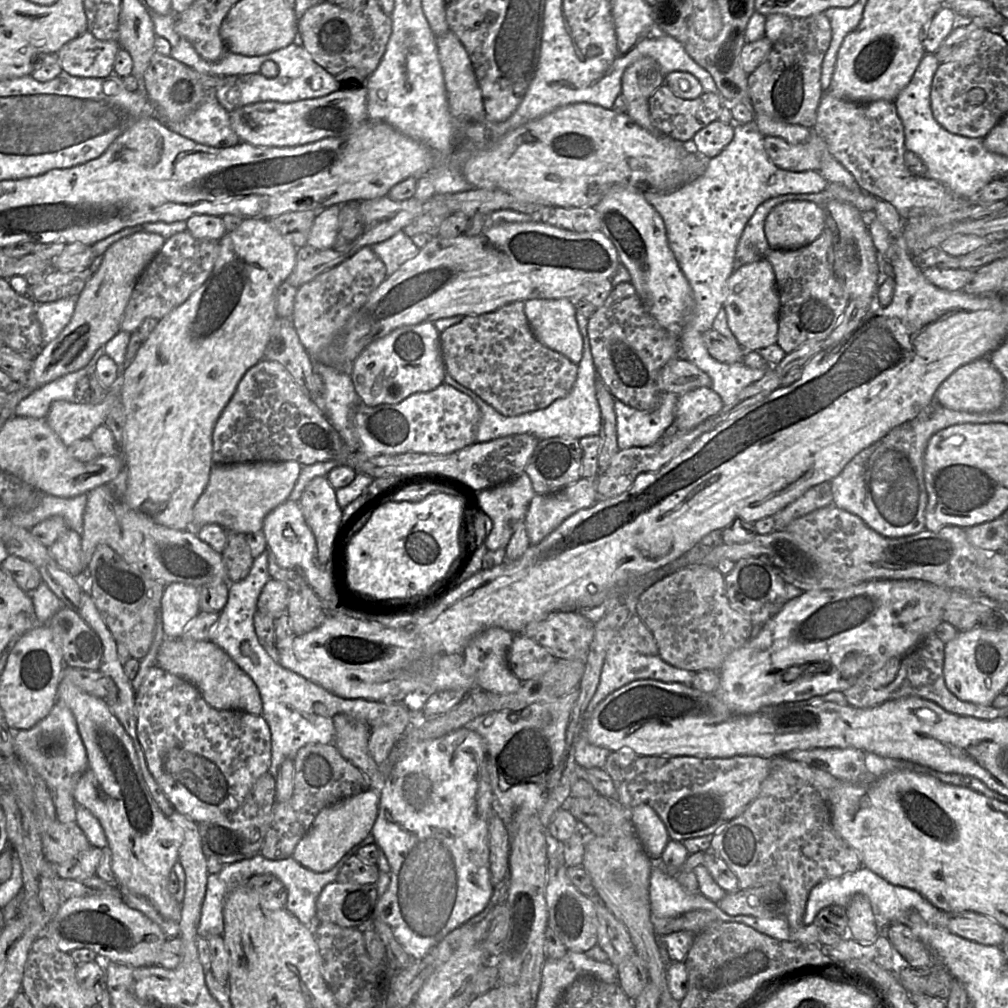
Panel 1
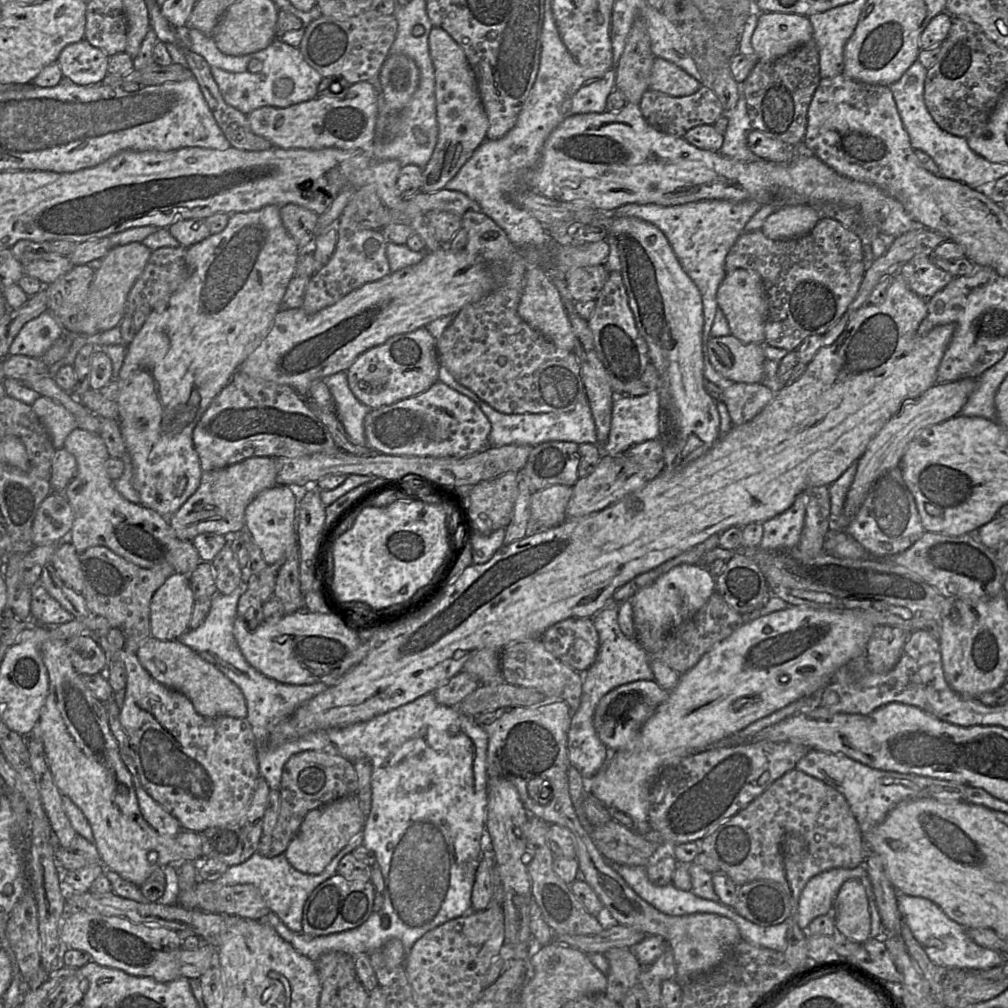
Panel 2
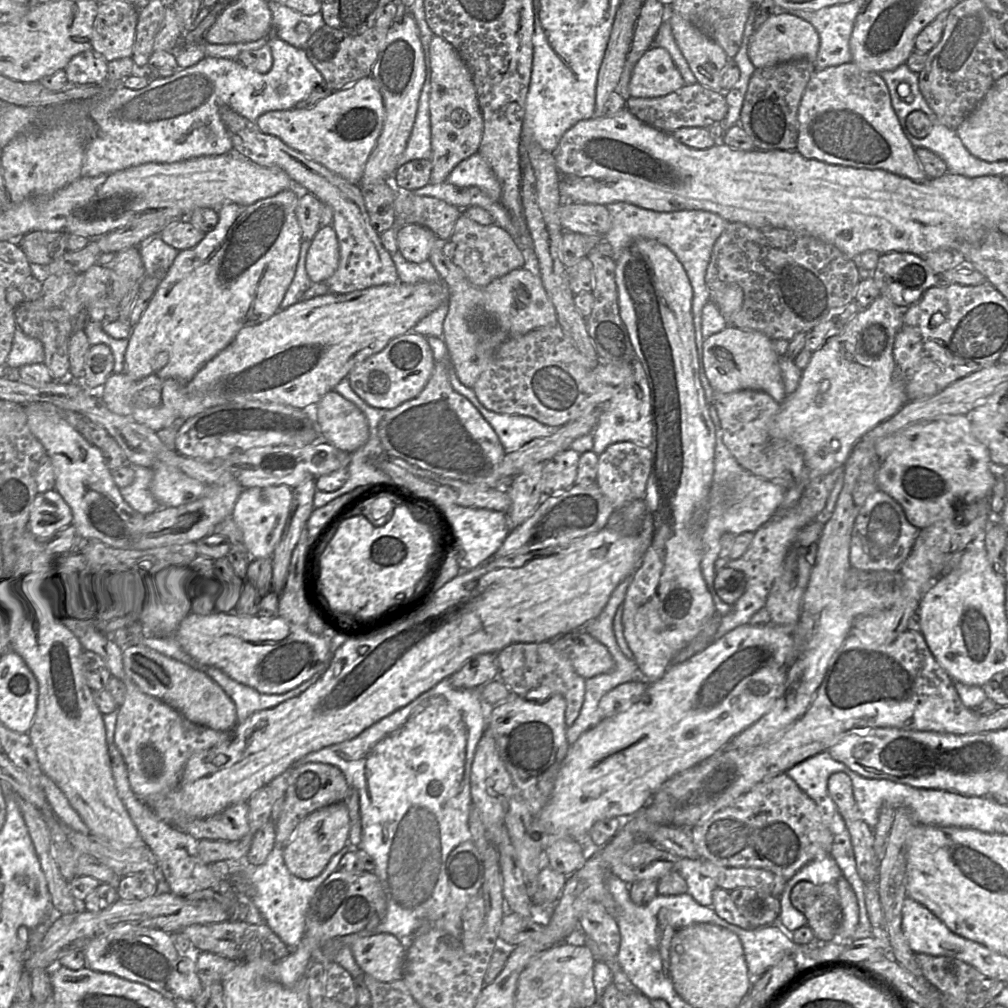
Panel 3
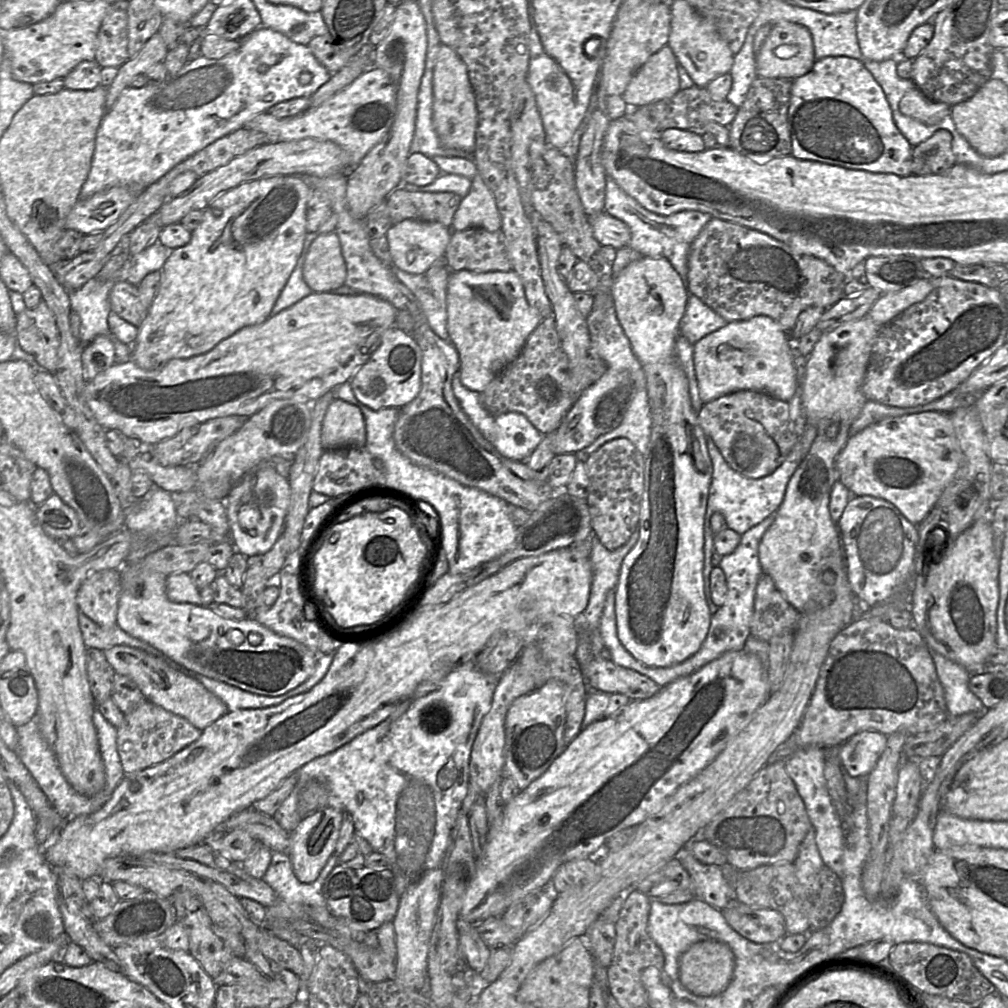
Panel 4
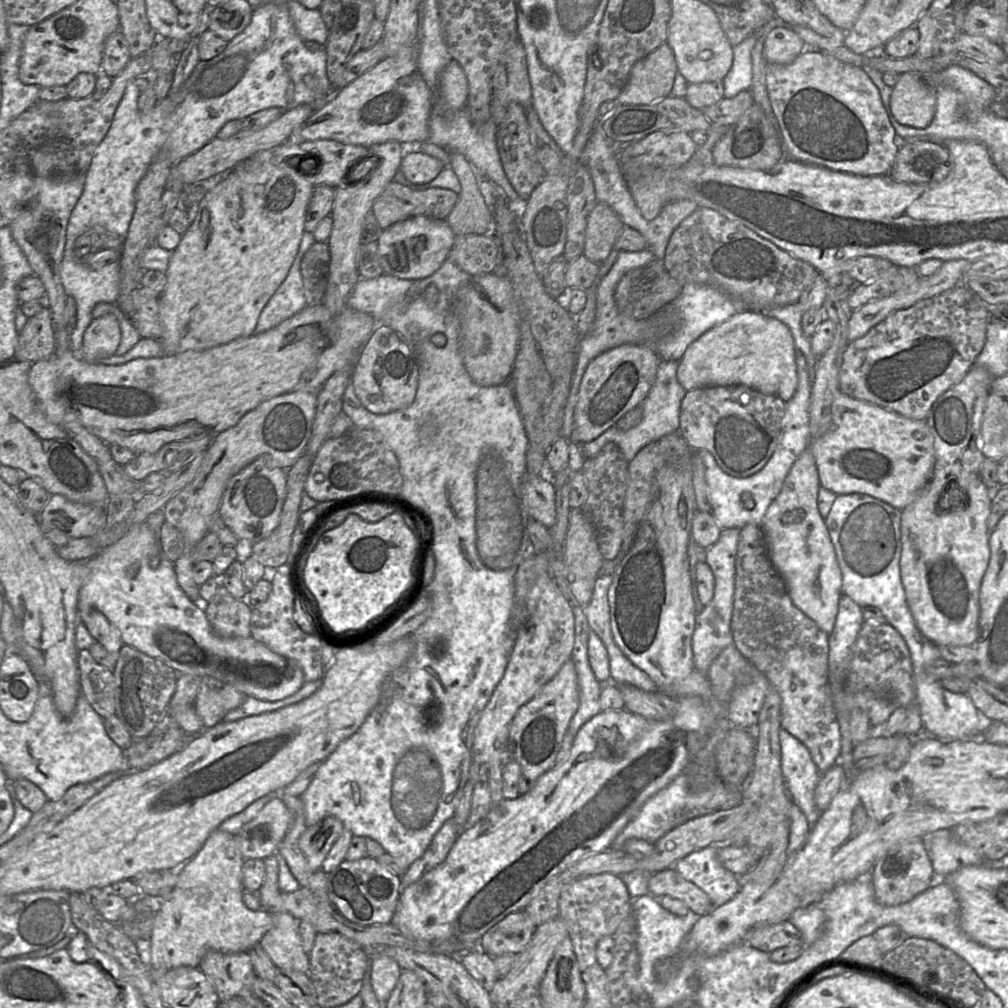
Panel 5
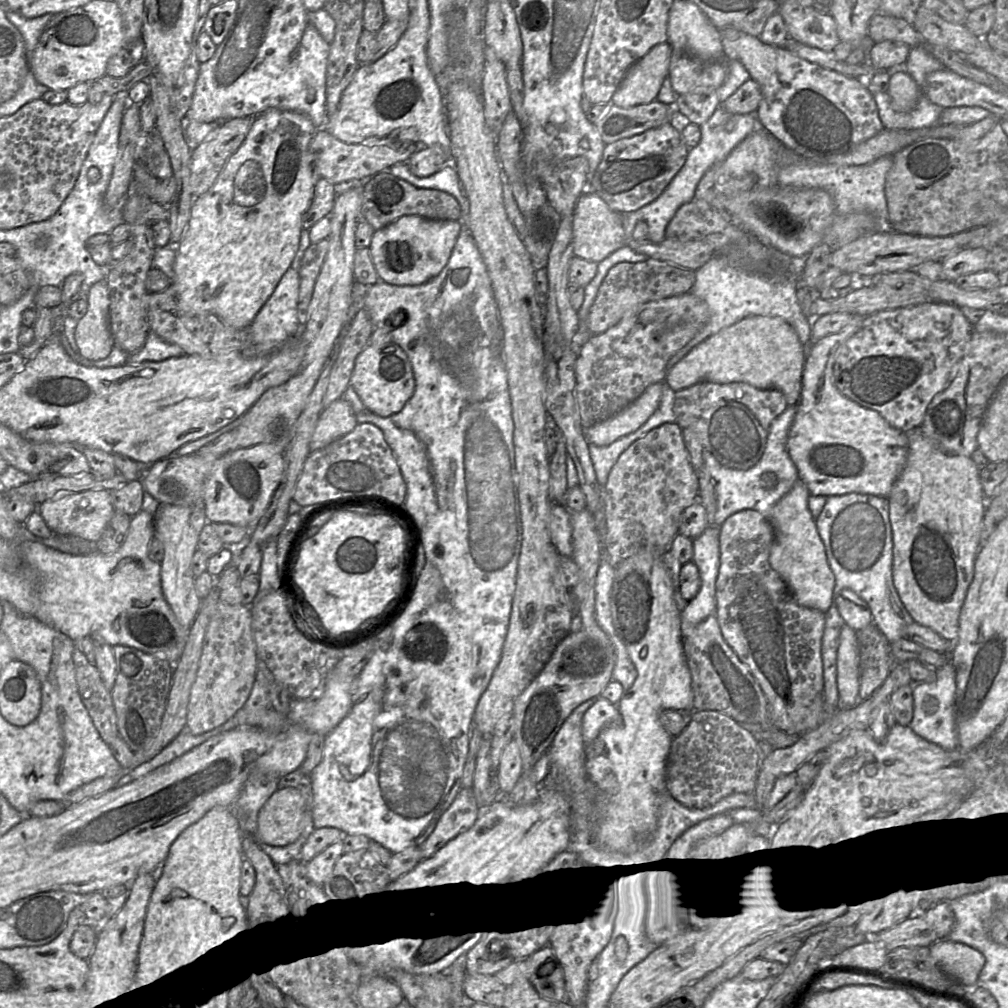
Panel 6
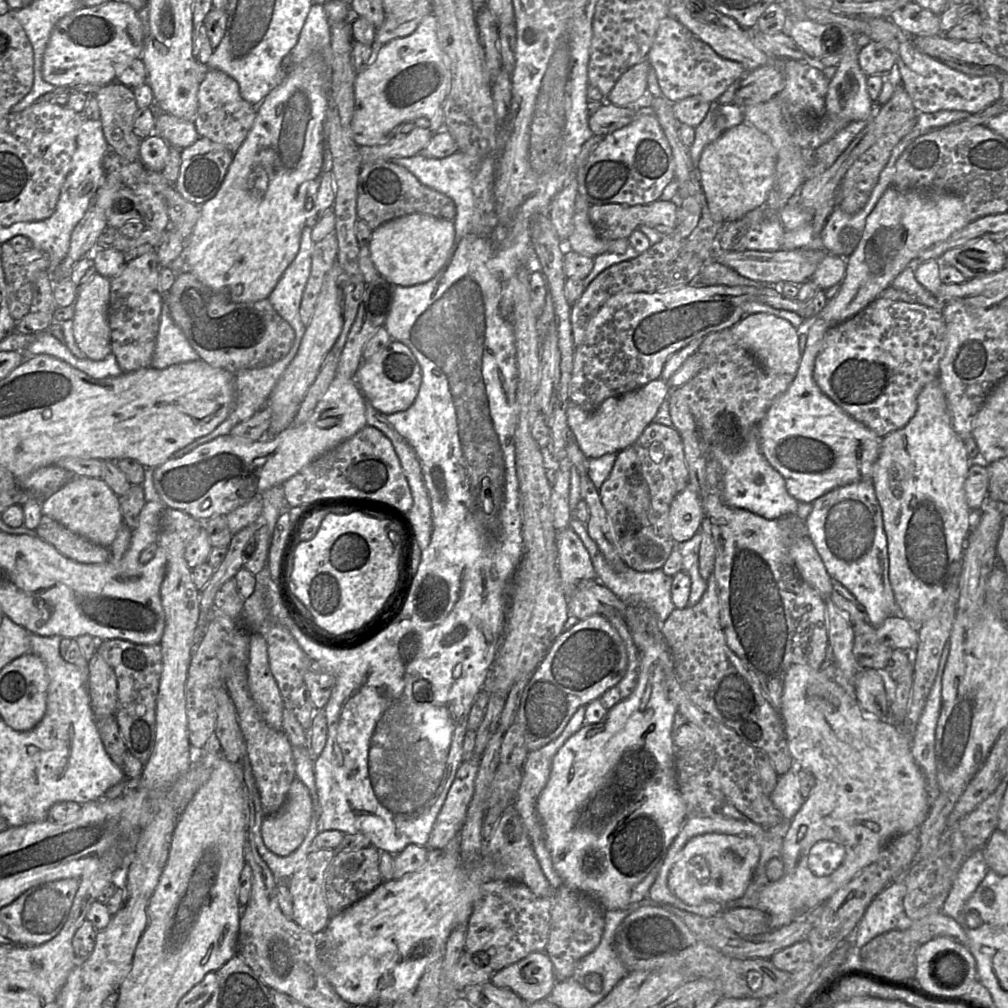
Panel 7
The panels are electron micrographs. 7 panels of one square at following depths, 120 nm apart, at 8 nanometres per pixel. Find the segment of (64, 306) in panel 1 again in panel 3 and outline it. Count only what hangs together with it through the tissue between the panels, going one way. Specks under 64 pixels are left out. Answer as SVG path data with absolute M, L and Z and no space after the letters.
M17 326L12 349L6 362L7 369L17 370L24 365L43 363L44 357L44 348L41 341L27 336Z

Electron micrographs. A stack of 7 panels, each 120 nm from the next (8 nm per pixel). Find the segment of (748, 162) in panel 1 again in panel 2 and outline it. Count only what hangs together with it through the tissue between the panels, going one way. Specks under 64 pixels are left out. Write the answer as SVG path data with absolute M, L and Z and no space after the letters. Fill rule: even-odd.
M741 89L736 106L725 115L728 125L723 134L724 141L719 153L745 162L760 159L748 147L747 138L752 127L747 113L746 99ZM702 200L697 202L690 202L682 205L674 206L661 206L657 204L636 204L629 203L622 205L613 211L609 212L608 220L606 221L606 228L608 228L608 222L615 217L635 217L645 222L651 223L658 227L669 241L674 253L676 254L683 269L691 280L696 285L702 301L703 312L703 326L702 326L702 339L701 349L703 355L703 375L704 379L709 380L720 389L726 389L733 385L734 382L723 377L718 373L710 364L707 353L707 342L710 335L710 329L715 317L715 312L718 308L716 301L716 292L719 284L723 280L726 272L724 268L725 258L733 246L737 238L744 232L744 226L752 215L761 207L761 203L756 200L744 200L740 202L727 201L727 200Z

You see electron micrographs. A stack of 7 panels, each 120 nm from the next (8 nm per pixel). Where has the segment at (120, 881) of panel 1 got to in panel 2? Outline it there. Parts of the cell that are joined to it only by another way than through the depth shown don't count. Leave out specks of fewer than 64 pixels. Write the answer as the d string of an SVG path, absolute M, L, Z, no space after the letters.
M48 639L41 646L41 653L48 671L49 689L31 737L41 739L57 788L87 818L105 868L139 887L156 868L185 861L201 862L204 845L201 833L182 828L175 835L161 835L143 818L132 776L121 759L104 704L86 687L82 675L73 667L67 640Z

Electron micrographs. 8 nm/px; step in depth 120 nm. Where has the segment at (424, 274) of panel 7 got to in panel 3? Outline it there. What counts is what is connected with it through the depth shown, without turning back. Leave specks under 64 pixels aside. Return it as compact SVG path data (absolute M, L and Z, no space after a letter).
M409 224L397 228L398 252L411 263L429 260L432 249L439 244L437 236L420 225Z

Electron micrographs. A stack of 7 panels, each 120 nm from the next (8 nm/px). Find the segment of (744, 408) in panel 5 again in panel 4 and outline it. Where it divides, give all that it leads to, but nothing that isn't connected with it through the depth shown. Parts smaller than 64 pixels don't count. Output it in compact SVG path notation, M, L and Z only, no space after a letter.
M738 390L721 395L703 403L697 412L697 418L705 435L713 440L729 466L748 478L761 478L771 474L783 463L800 439L790 415L789 402L778 400L762 391Z

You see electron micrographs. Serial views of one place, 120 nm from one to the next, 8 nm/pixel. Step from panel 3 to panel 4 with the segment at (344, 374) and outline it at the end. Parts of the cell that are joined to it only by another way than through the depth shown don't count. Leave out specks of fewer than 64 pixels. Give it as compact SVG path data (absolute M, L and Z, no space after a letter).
M329 292L312 293L280 313L270 316L263 323L240 329L204 354L187 359L169 360L157 370L143 370L132 359L124 363L115 363L110 368L99 373L93 380L86 383L85 400L95 419L105 430L119 431L124 436L138 439L149 445L156 445L159 442L174 437L185 427L200 424L211 419L232 415L250 417L275 400L293 399L299 402L312 403L325 393L335 390L339 385L350 381L356 370L364 365L379 347L383 333L388 328L395 326L396 312L397 310L391 303L369 294L336 295Z

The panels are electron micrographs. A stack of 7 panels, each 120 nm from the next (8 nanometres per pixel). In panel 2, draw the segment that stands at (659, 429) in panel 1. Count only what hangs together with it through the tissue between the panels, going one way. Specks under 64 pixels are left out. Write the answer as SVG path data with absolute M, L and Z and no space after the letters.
M656 388L639 396L615 397L612 403L608 439L601 452L621 454L633 445L658 439L659 415Z

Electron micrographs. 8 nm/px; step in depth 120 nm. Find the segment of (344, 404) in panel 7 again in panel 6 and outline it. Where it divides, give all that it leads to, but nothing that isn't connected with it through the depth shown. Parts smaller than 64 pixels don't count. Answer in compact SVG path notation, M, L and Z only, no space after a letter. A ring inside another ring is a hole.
M344 398L335 400L319 415L309 443L310 452L319 450L351 432L357 424L351 405ZM257 444L235 449L215 460L207 460L196 453L169 456L150 465L142 479L144 491L149 492L160 504L191 505L203 500L209 523L229 523L253 529L263 516L284 472L284 450L275 444Z

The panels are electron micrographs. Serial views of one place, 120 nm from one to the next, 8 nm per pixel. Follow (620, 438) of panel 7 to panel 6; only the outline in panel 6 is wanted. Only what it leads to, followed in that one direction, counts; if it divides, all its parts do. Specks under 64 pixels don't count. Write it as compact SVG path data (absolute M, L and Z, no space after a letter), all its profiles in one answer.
M661 382L649 385L637 399L619 412L584 429L587 442L606 446L636 431L655 412L660 403L661 394Z

